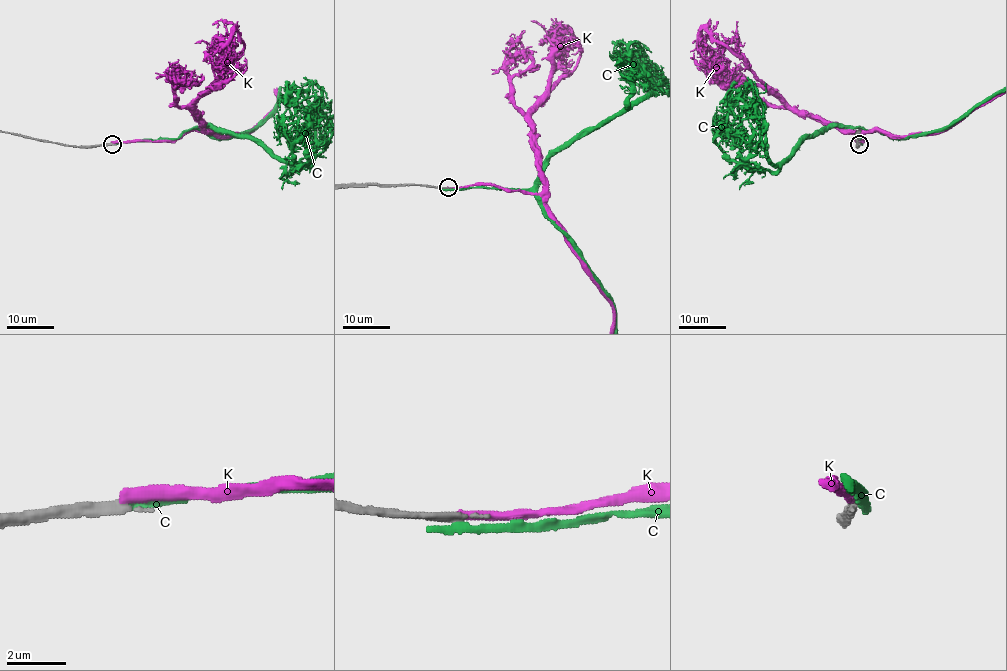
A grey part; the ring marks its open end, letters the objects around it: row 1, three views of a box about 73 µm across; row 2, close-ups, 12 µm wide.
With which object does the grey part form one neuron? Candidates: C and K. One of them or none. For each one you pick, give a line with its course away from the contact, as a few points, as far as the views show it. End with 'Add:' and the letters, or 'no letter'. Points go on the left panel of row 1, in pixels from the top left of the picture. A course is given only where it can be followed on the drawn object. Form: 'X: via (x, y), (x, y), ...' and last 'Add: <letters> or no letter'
Add: no letter

